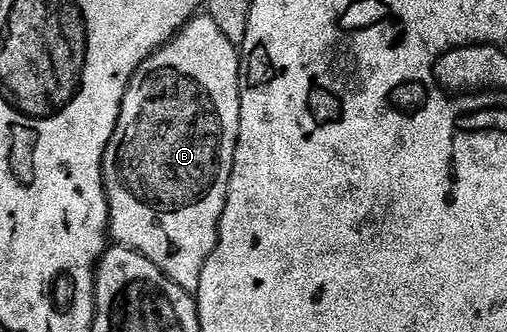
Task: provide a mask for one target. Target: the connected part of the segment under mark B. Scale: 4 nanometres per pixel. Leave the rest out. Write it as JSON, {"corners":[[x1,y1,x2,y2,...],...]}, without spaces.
{"corners":[[208,16,192,18,183,29,139,64,139,68,131,76,127,84,127,92,121,101,121,111,115,132,105,149,105,158,101,161,101,175,105,178,105,195,109,205,109,229,112,241,118,246,139,252,155,264,179,288,195,292,199,288,199,276,211,256,217,243,217,229,223,216,223,208,227,204,227,188,231,180,231,168,235,160,235,148,239,136,239,104,241,103,241,55,238,47,223,36,223,32,215,25,215,20]]}

